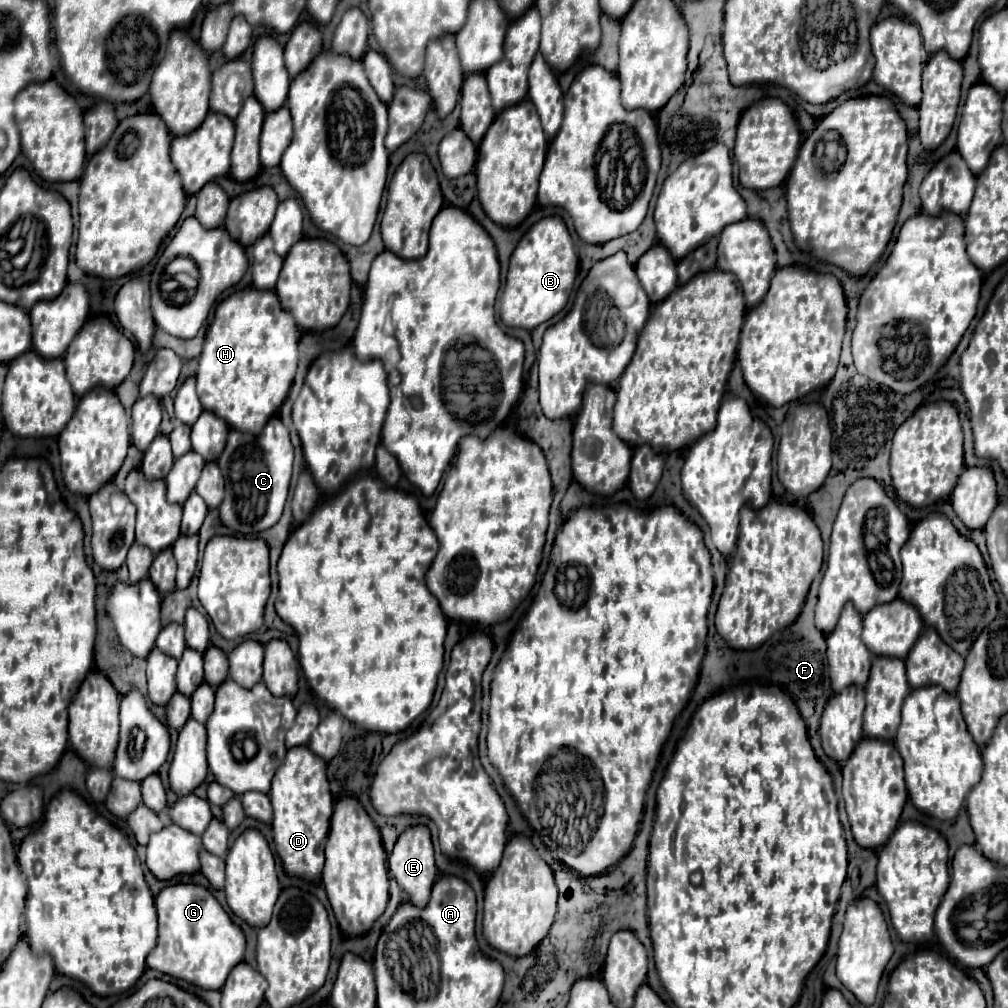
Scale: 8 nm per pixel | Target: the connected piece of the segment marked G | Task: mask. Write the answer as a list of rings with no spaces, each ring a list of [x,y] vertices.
[[[174,884],[156,896],[158,946],[146,958],[148,968],[186,980],[204,990],[220,990],[230,970],[242,962],[244,934],[218,900],[198,884]]]

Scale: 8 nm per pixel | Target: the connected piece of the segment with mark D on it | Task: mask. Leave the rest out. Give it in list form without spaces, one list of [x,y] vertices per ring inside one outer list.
[[[308,746],[290,748],[284,764],[276,770],[270,790],[274,806],[274,844],[288,876],[298,876],[308,882],[316,882],[324,868],[324,842],[330,830],[330,818],[334,800],[328,788],[326,762],[312,754]]]

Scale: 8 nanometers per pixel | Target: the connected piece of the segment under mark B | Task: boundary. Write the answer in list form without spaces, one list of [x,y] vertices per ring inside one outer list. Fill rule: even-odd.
[[[560,216],[542,218],[518,242],[512,258],[506,288],[500,298],[500,320],[510,328],[534,330],[564,310],[574,288],[578,256],[570,232]]]

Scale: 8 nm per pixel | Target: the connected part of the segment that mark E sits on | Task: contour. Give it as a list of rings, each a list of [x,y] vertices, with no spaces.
[[[414,826],[414,828],[408,828],[406,832],[400,834],[392,856],[388,858],[388,866],[390,866],[392,878],[398,882],[398,886],[408,896],[408,902],[418,908],[428,906],[430,890],[432,890],[432,884],[436,882],[438,870],[434,864],[434,848],[432,848],[430,832],[426,826]]]

